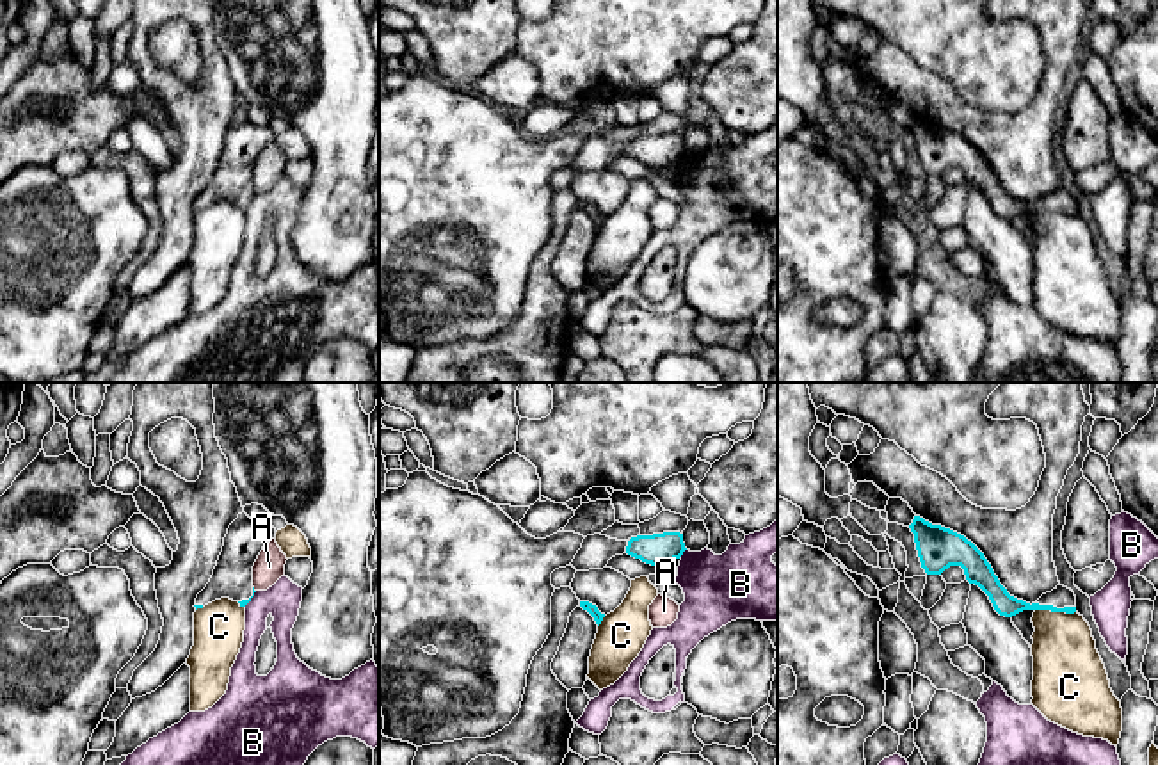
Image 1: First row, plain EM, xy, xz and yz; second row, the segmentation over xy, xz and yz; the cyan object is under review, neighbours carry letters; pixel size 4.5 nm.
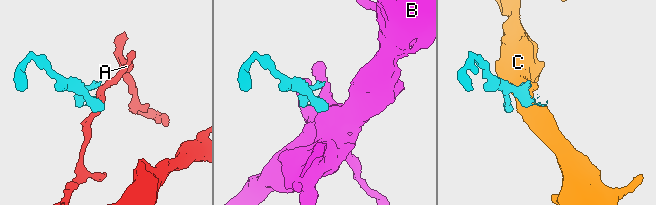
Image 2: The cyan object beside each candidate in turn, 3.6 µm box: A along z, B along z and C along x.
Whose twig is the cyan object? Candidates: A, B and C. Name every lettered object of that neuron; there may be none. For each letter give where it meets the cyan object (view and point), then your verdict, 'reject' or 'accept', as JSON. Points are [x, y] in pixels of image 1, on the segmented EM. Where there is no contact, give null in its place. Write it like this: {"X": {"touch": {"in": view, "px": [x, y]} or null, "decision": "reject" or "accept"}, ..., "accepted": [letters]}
{"A": {"touch": {"in": "xy", "px": [253, 589]}, "decision": "reject"}, "B": {"touch": {"in": "xz", "px": [682, 554]}, "decision": "reject"}, "C": {"touch": {"in": "yz", "px": [1055, 611]}, "decision": "reject"}, "accepted": []}

